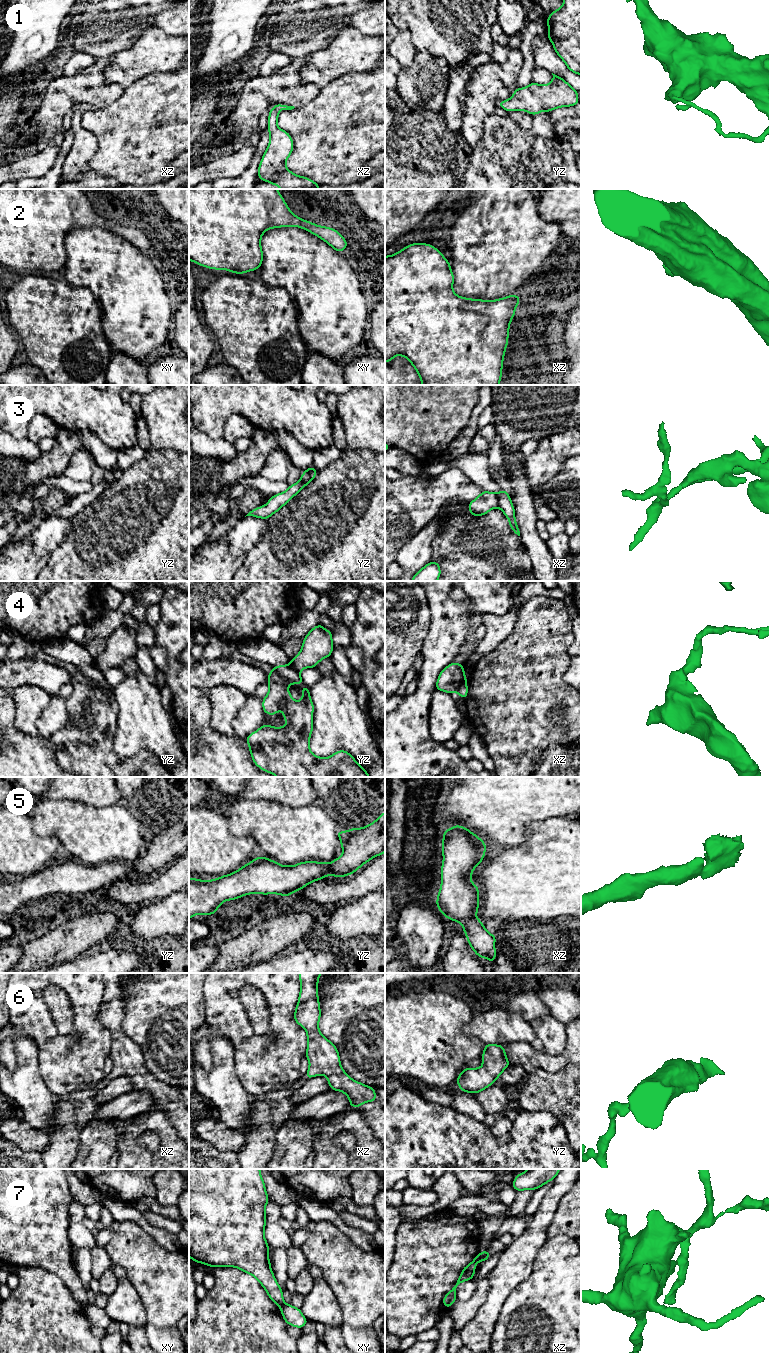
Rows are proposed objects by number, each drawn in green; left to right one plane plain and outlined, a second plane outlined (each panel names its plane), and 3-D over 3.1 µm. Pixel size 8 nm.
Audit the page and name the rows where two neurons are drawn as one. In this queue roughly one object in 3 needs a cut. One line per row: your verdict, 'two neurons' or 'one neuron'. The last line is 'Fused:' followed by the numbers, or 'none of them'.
1: one neuron
2: one neuron
3: two neurons
4: two neurons
5: one neuron
6: one neuron
7: two neurons
Fused: 3, 4, 7

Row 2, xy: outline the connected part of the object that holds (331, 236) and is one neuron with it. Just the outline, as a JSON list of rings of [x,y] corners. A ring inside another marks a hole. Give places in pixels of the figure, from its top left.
[[[189,189],[189,260],[213,270],[244,274],[260,269],[261,236],[271,228],[296,226],[342,252],[346,239],[338,230],[295,216],[277,189]]]

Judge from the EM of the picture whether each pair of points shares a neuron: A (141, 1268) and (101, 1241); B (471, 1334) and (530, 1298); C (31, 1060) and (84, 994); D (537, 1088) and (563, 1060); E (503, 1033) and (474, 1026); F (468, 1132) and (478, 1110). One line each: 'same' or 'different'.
A: different
B: different
C: different
D: different
E: same
F: different

